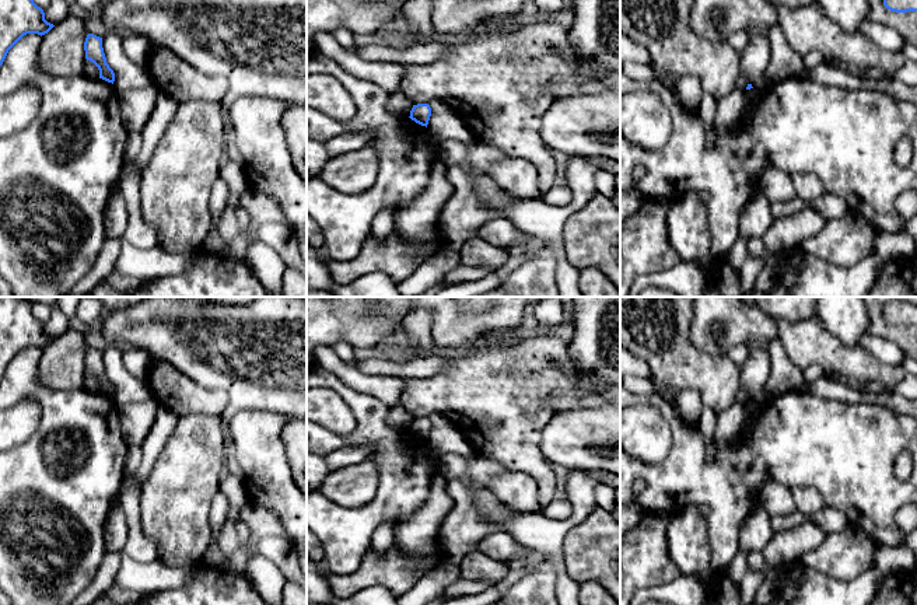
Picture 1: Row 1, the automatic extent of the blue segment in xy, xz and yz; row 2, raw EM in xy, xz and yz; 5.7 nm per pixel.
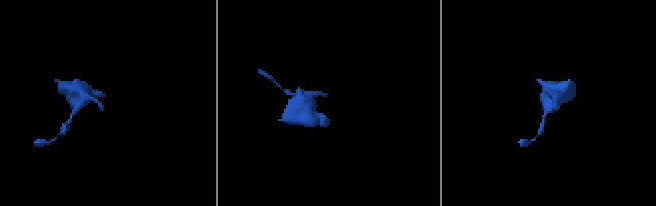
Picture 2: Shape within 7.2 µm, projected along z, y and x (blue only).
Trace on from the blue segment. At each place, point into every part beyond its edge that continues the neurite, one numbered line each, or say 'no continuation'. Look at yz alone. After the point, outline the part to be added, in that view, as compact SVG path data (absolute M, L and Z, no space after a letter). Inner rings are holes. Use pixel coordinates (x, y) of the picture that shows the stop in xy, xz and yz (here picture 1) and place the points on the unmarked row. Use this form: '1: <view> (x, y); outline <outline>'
no continuation

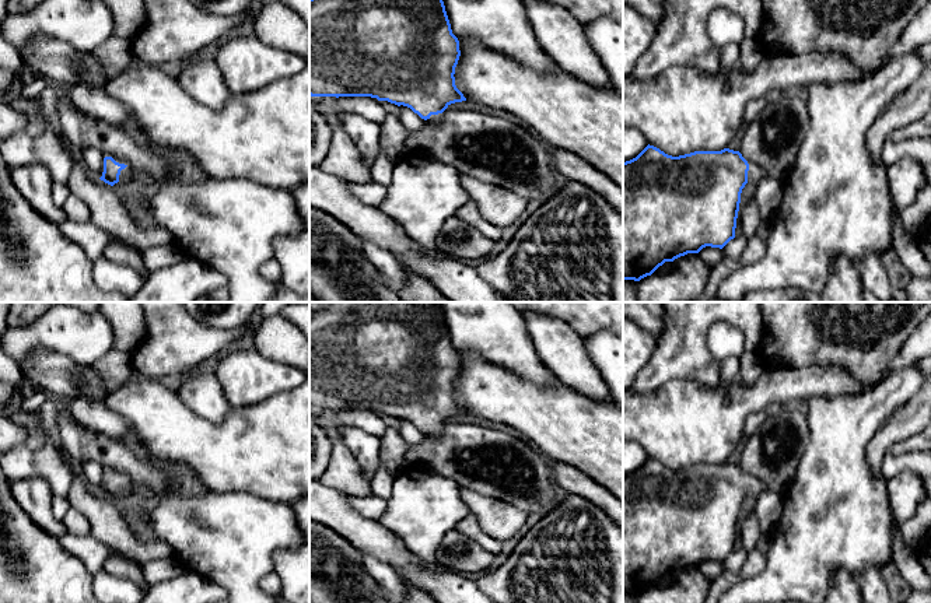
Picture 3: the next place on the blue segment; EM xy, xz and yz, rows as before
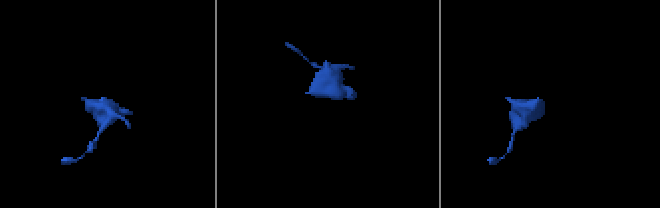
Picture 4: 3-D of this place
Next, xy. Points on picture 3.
1: xy (126, 488); outline M126 480L125 483L120 484L119 495L123 497L123 498L126 498L126 497L132 495L133 491L134 491L133 481Z

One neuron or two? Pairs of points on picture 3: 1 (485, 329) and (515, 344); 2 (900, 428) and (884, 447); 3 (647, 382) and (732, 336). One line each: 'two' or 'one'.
1: one
2: one
3: two

